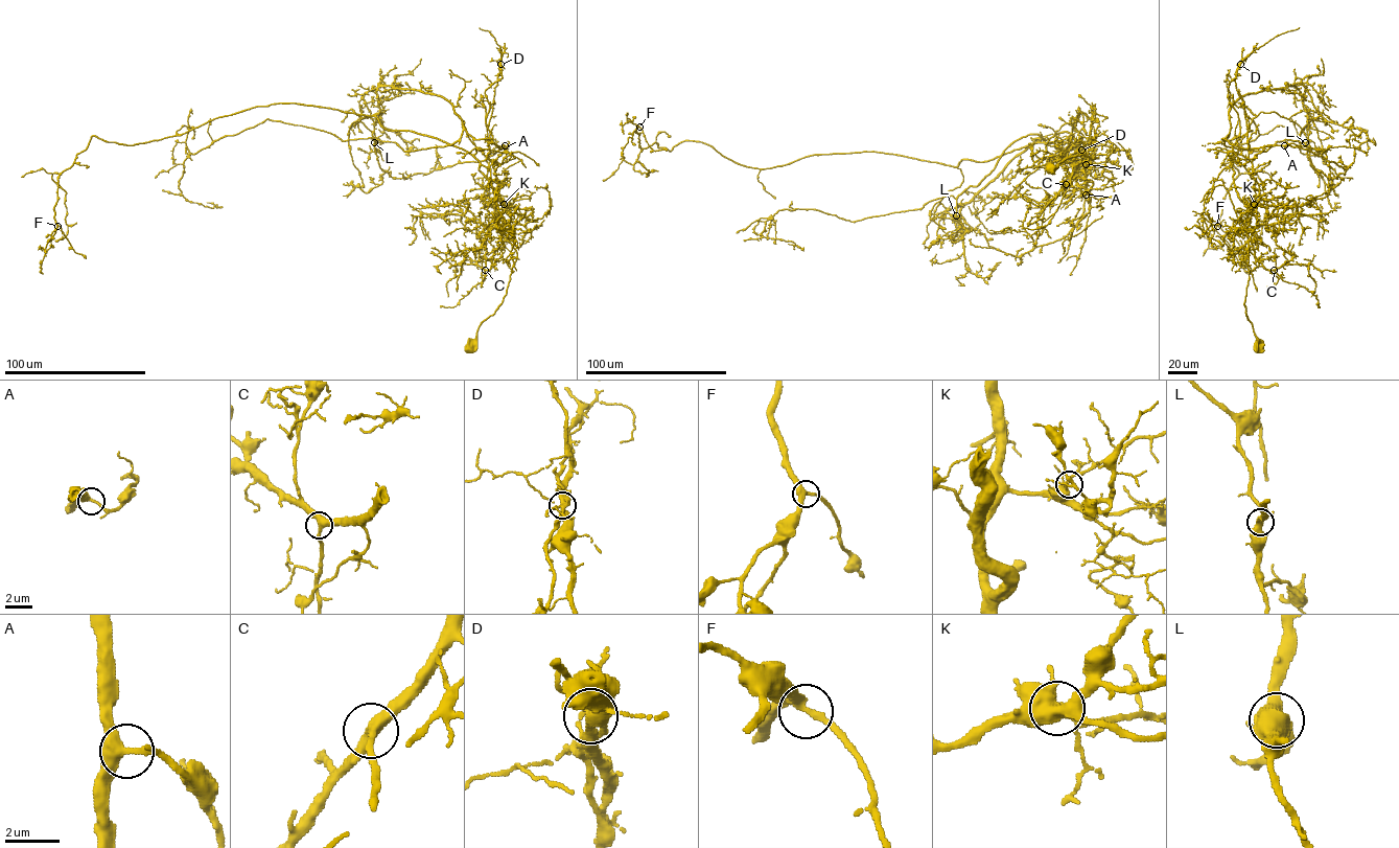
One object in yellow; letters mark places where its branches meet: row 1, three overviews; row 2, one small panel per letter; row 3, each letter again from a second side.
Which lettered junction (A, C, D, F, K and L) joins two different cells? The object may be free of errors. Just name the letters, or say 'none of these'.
D

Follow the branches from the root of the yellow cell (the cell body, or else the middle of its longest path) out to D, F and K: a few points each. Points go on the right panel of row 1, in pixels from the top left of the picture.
D: (1258, 346), (1244, 301), (1248, 242), (1257, 224), (1259, 188), (1248, 158), (1248, 119), (1236, 87), (1240, 64)
F: (1258, 346), (1242, 104), (1259, 135), (1231, 140), (1217, 226)
K: (1258, 346), (1259, 339), (1248, 319), (1244, 304), (1249, 279), (1248, 242), (1257, 224), (1254, 204)

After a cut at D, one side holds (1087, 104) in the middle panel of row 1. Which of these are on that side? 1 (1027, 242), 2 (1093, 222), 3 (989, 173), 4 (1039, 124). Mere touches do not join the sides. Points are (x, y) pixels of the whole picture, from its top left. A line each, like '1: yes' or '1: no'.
1: yes
2: yes
3: no
4: yes

